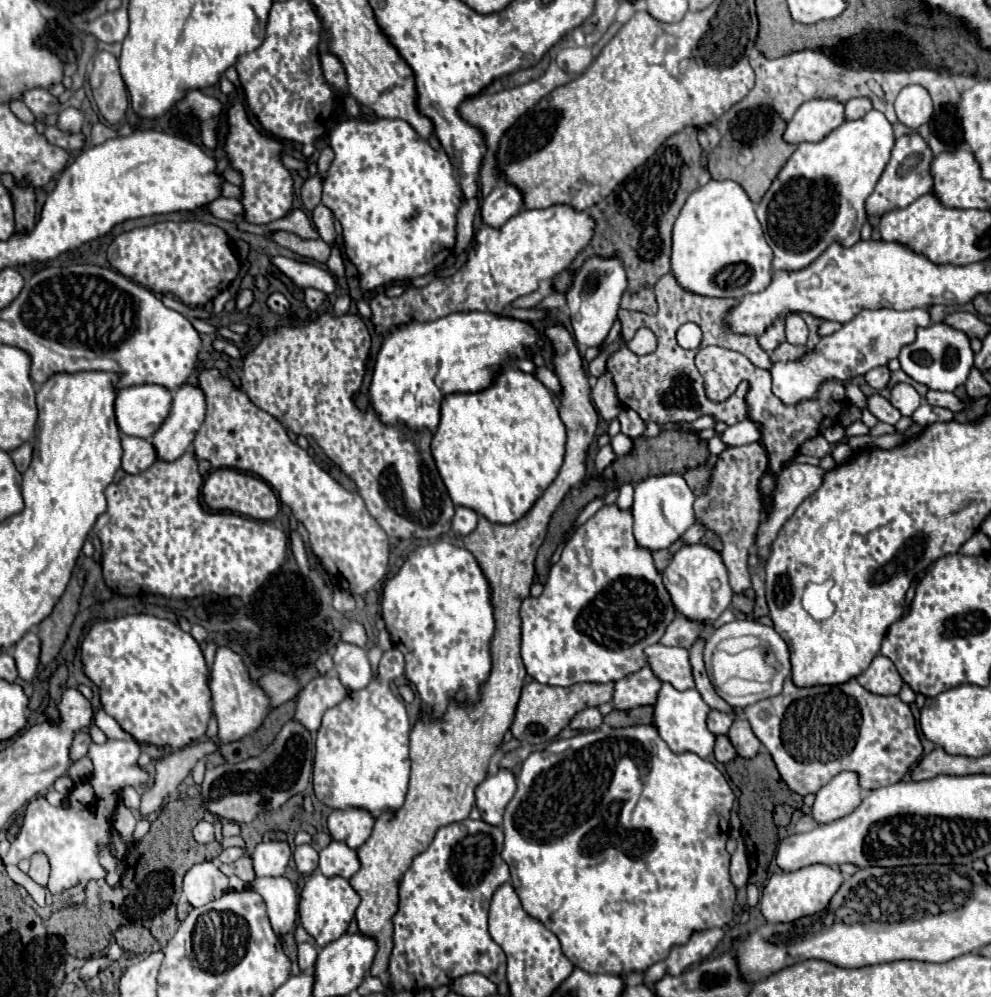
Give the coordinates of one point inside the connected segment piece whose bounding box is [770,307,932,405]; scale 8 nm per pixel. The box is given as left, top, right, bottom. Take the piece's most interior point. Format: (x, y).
(871, 339)

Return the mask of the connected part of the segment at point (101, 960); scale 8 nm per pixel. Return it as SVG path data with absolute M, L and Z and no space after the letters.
M99 956L96 958L90 958L80 968L80 978L82 980L89 980L96 976L98 970L107 962L107 956Z

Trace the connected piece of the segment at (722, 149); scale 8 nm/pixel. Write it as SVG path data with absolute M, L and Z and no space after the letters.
M770 107L740 111L738 117L730 123L724 139L708 157L712 179L732 179L740 183L742 189L748 193L748 197L754 203L758 203L772 185L778 171L784 167L784 163L796 149L796 145L786 143L782 139L784 131L786 131L786 121L780 119L780 115L776 115L776 111L772 111Z

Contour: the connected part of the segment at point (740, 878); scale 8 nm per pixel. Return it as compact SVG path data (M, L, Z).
M740 843L738 849L732 855L732 865L730 865L730 877L736 889L744 887L748 881L748 859L746 859L746 849Z

